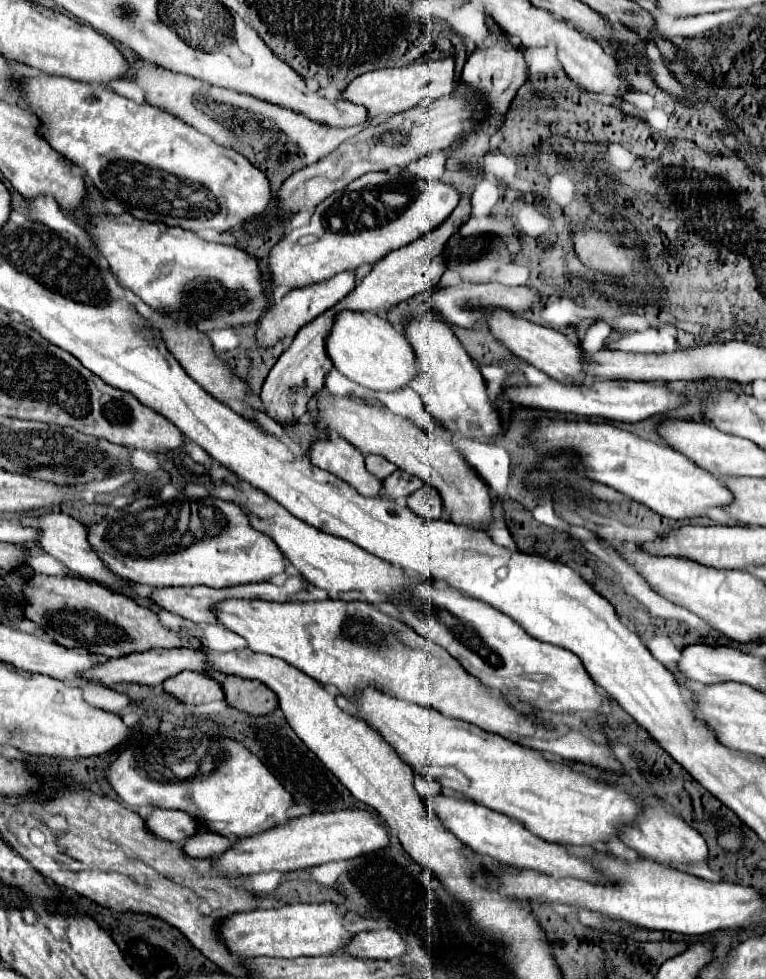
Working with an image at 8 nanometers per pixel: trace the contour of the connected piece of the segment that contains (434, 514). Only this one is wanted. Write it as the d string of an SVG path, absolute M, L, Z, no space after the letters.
M425 484L423 488L419 488L411 496L407 496L407 508L427 520L439 520L443 502L441 502L439 492L433 486Z

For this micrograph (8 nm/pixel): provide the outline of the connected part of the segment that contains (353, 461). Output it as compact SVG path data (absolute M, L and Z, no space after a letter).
M343 438L337 440L311 442L307 456L313 462L313 466L321 466L321 470L335 474L363 496L379 496L381 480L373 478L373 474L365 470L363 454L359 454Z

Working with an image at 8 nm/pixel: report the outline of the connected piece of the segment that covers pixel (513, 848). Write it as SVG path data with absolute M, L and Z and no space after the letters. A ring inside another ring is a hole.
M431 794L423 798L423 802L429 816L435 816L445 826L447 832L455 834L469 850L473 850L479 856L491 856L503 864L517 866L517 868L531 868L555 878L581 878L593 884L609 884L597 870L591 870L591 864L585 862L583 858L567 854L565 848L527 832L527 828L521 826L517 820L497 814L481 804L459 800L445 794Z

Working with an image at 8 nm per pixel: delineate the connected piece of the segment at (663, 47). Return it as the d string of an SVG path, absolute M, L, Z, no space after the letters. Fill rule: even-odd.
M655 34L655 44L657 44L657 48L661 50L661 54L665 56L665 58L671 58L671 60L675 60L677 58L677 48L671 44L671 42L667 42L667 40L663 40L661 36L657 36Z

